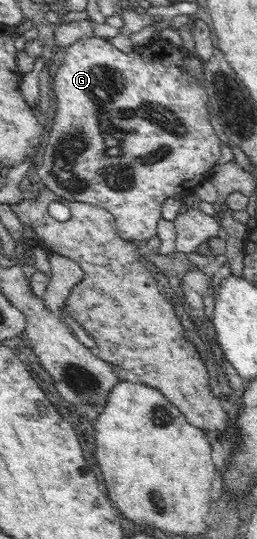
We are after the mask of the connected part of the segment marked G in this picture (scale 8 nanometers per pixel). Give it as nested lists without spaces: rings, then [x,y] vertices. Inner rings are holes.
[[[85,38],[76,41],[61,55],[53,71],[54,96],[57,97],[57,113],[53,118],[53,127],[49,133],[49,143],[41,150],[42,159],[36,173],[41,177],[42,186],[46,186],[57,196],[69,201],[91,203],[107,209],[116,219],[119,235],[127,241],[149,241],[157,237],[157,225],[162,215],[162,206],[171,198],[185,198],[201,186],[210,177],[210,171],[219,161],[222,148],[222,135],[212,119],[206,88],[193,82],[193,76],[180,67],[188,51],[175,45],[175,41],[147,41],[147,45],[135,45],[133,50],[117,49],[110,41],[103,38]]]

